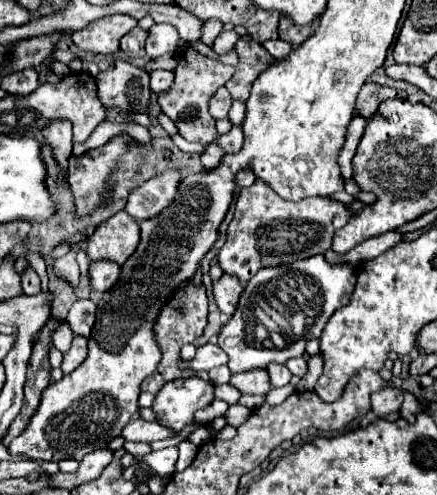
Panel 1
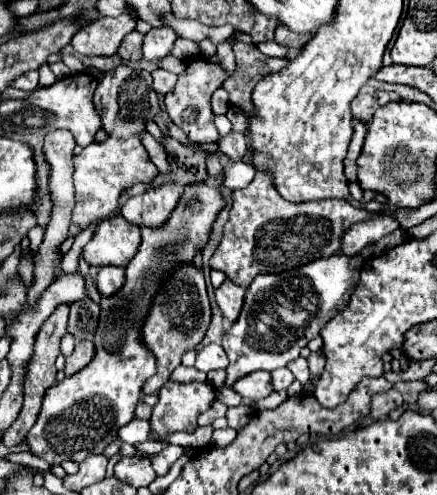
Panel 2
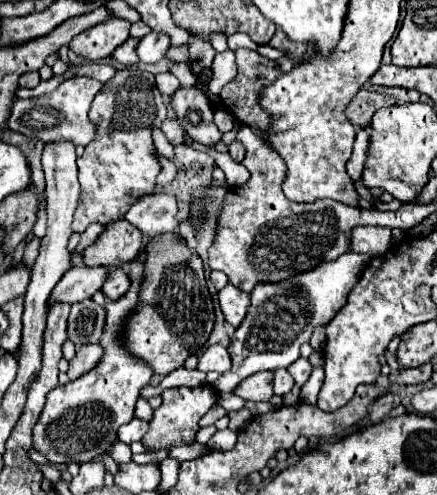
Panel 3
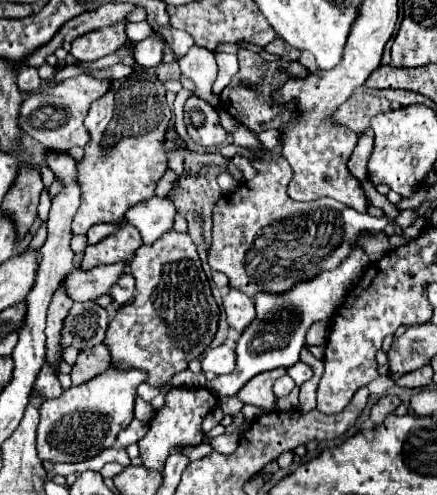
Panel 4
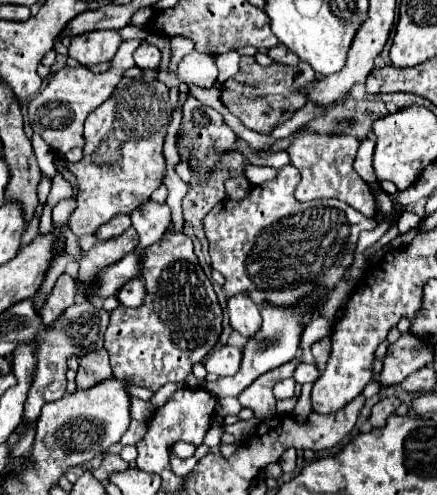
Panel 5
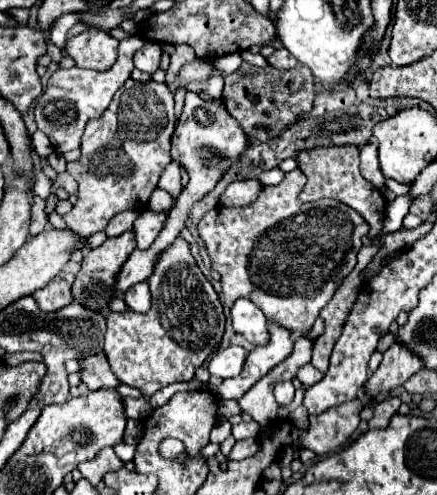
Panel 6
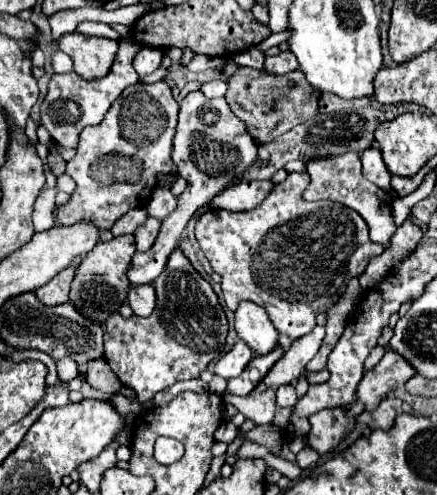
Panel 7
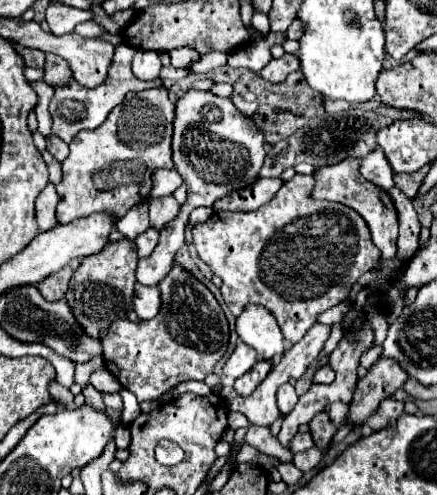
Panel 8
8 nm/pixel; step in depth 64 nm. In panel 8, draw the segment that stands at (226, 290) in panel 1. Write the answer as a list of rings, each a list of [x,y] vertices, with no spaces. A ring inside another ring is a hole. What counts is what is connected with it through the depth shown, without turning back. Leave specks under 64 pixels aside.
[[[248,304],[236,318],[236,332],[262,358],[284,354],[284,336],[264,306]]]

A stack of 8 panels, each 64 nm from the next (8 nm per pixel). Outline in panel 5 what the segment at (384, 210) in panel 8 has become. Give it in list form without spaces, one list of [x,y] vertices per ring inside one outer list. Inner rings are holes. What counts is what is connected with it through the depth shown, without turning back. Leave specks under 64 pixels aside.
[[[300,132],[290,146],[288,146],[288,156],[290,164],[300,170],[300,182],[294,190],[294,198],[300,202],[316,200],[316,198],[338,198],[358,212],[362,212],[368,218],[374,218],[376,214],[376,202],[370,192],[370,186],[356,176],[352,170],[352,160],[356,156],[358,140],[354,136],[344,136],[344,134],[312,134],[312,132]]]

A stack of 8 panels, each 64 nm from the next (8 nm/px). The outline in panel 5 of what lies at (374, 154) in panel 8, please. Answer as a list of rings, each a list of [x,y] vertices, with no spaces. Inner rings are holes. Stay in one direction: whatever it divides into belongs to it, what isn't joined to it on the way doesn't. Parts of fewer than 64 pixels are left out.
[[[370,134],[368,138],[364,138],[358,146],[358,152],[356,152],[356,158],[354,158],[354,170],[358,172],[358,176],[368,182],[368,184],[376,184],[376,176],[372,172],[372,152],[374,152],[374,136]]]

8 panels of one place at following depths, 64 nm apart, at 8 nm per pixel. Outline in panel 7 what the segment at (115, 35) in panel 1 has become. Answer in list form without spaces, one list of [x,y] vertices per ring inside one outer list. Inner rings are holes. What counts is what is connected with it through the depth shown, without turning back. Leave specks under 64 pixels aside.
[[[72,32],[60,40],[60,50],[74,60],[74,70],[80,76],[100,78],[108,74],[118,52],[118,42],[102,36],[86,36]]]

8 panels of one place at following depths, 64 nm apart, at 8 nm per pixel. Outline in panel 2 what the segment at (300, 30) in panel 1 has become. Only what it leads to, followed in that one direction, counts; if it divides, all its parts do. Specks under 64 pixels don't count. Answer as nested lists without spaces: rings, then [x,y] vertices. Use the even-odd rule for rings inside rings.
[[[280,24],[278,28],[276,28],[276,42],[278,44],[282,44],[282,46],[286,46],[286,48],[294,48],[294,50],[300,50],[308,40],[312,38],[312,34],[296,34],[296,32],[292,32],[292,30],[288,30],[288,26],[284,26],[284,24]]]

